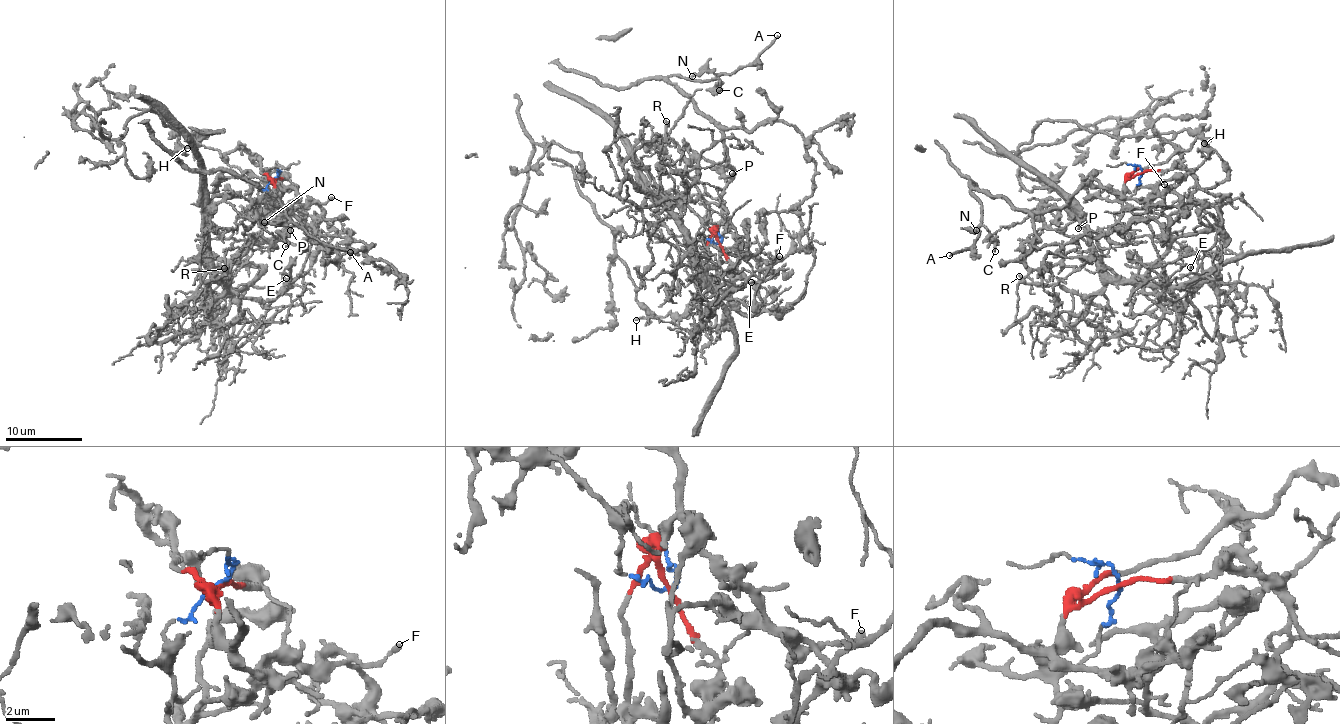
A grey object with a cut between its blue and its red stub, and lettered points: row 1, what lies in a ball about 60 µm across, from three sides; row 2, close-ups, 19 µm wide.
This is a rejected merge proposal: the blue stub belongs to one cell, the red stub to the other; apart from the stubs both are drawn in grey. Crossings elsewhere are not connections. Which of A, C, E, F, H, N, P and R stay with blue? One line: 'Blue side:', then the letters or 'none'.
Blue side: E, R

